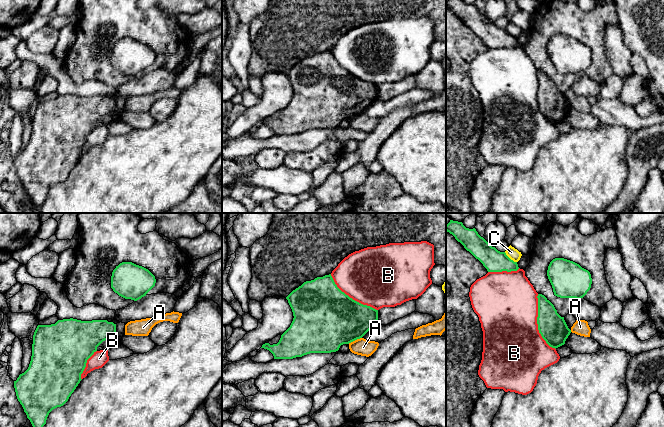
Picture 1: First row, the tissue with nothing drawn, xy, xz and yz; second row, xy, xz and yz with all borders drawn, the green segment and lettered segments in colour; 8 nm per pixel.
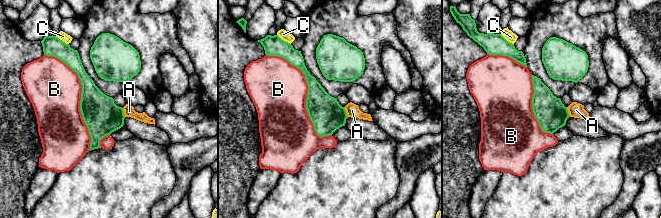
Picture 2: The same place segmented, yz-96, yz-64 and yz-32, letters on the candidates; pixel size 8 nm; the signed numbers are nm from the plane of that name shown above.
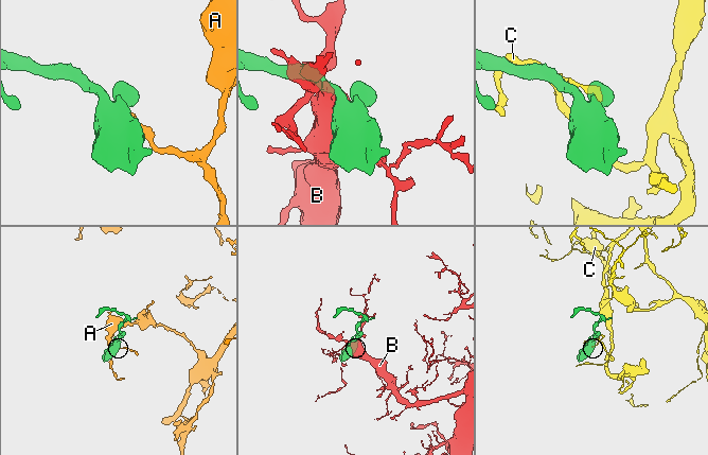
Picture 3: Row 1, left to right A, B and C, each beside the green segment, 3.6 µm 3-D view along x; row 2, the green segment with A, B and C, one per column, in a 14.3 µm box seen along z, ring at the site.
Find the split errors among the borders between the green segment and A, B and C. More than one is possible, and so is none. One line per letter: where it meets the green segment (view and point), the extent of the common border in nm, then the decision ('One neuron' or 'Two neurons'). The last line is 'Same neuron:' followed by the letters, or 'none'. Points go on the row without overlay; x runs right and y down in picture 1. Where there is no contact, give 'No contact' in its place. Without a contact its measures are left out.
A: Touches green at xz (354, 116). Shared border 120 nm. Two neurons
B: Touches green at yz (537, 99). Shared border 480 nm. Two neurons
C: Touches green at yz (509, 34). Shared border 130 nm. Two neurons
Same neuron: none

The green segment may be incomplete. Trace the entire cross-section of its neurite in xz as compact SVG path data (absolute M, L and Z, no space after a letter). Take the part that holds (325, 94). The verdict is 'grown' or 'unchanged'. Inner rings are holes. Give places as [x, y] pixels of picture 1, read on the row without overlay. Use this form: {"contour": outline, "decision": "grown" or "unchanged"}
{"contour": "M331 50L306 57L287 73L293 88L290 103L281 111L277 120L265 119L261 124L269 126L274 135L293 135L310 129L331 129L343 120L362 114L378 96L378 86L363 81L335 60Z", "decision": "unchanged"}

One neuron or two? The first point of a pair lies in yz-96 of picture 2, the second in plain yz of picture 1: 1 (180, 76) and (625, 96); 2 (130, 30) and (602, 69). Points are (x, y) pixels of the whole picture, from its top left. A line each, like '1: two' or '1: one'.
1: two
2: one

